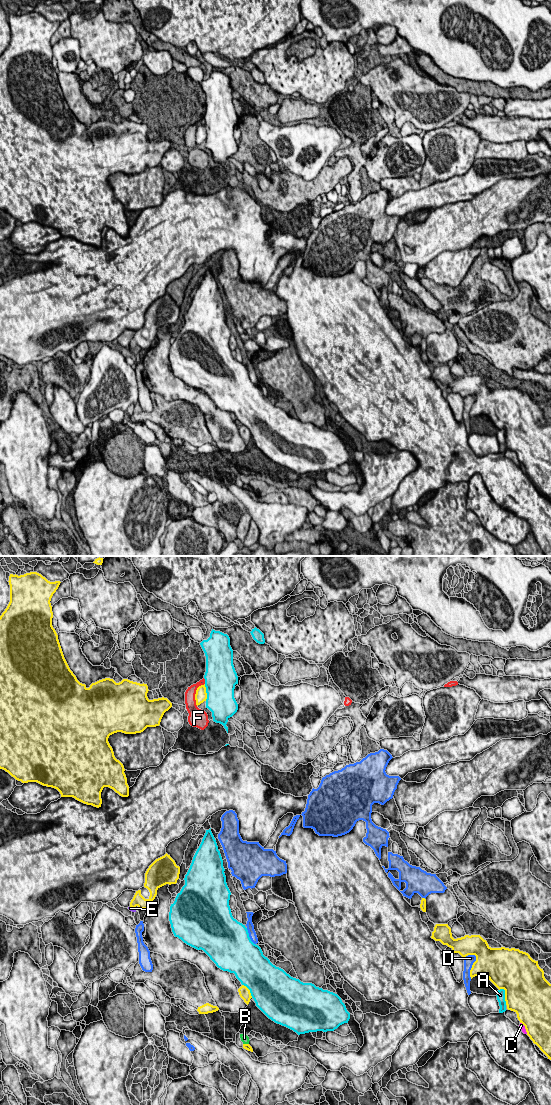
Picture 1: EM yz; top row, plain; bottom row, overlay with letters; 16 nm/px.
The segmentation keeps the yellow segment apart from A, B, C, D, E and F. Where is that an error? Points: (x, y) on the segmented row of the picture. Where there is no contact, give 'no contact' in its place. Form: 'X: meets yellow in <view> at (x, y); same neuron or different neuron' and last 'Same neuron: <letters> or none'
A: meets yellow in yz at (505, 995); different neuron
B: meets yellow in yz at (246, 1044); different neuron
C: meets yellow in yz at (525, 1028); different neuron
D: meets yellow in yz at (472, 966); different neuron
E: meets yellow in yz at (133, 907); same neuron
F: meets yellow in yz at (196, 693); different neuron
Same neuron: E

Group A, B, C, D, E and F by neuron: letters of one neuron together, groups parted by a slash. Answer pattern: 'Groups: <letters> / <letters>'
Groups: A / B / C / D / E / F

